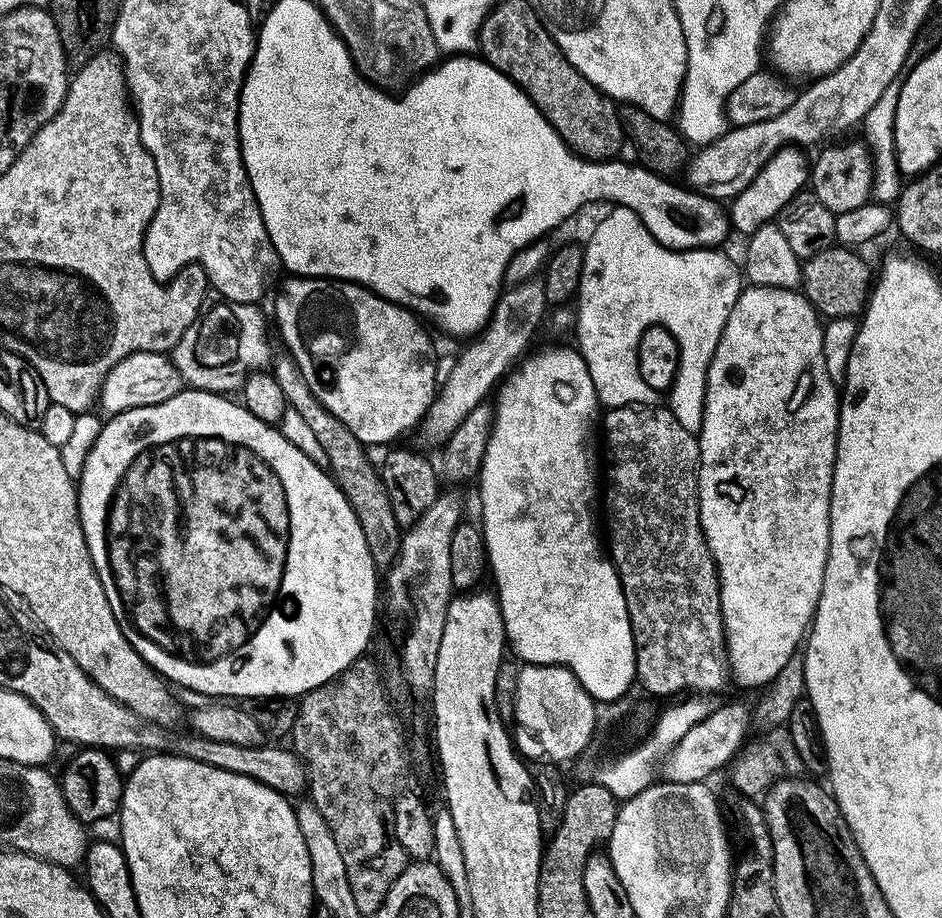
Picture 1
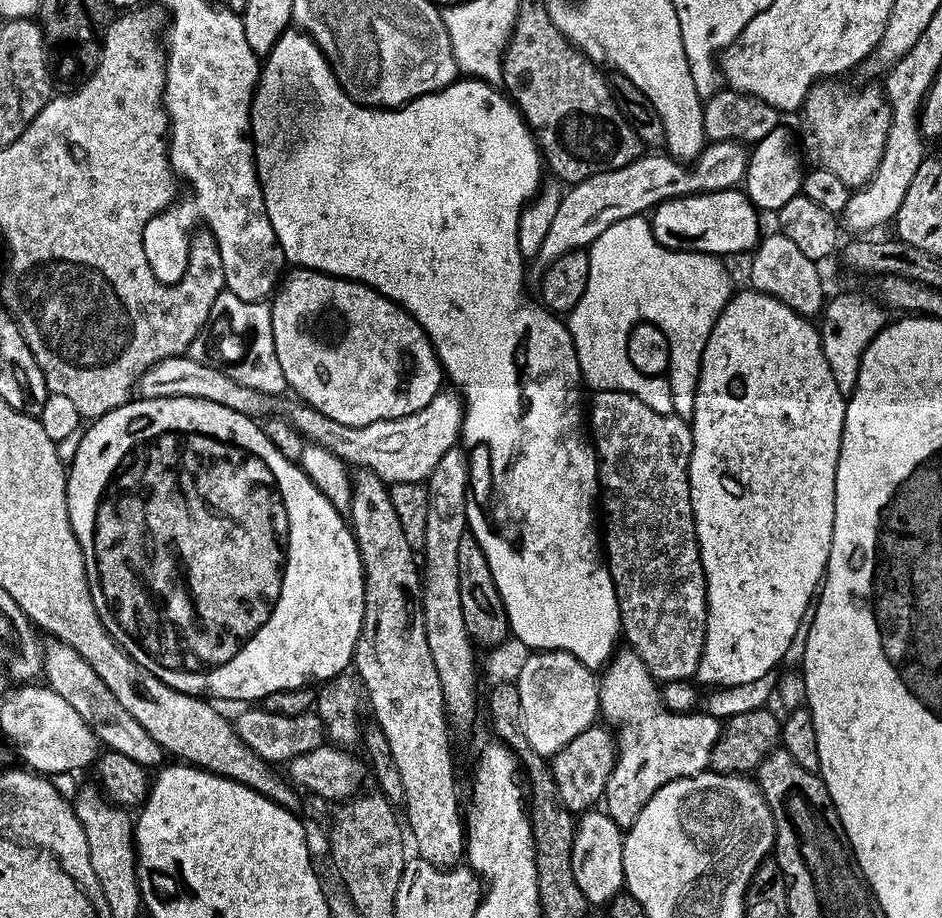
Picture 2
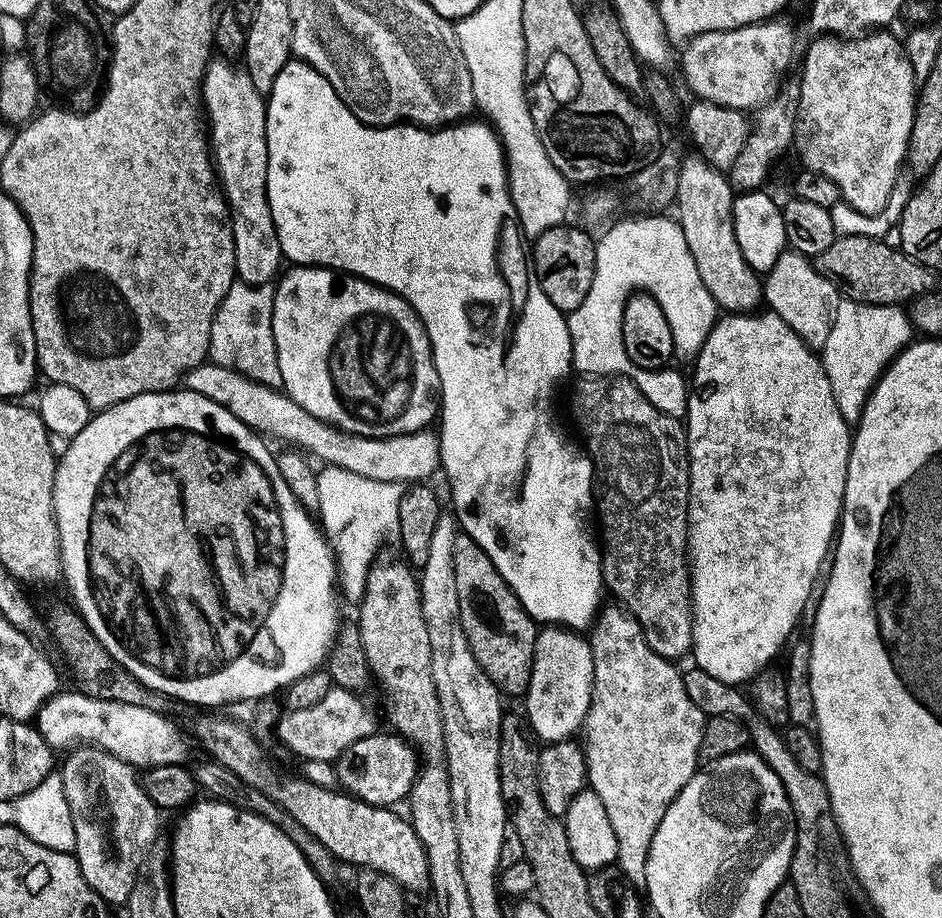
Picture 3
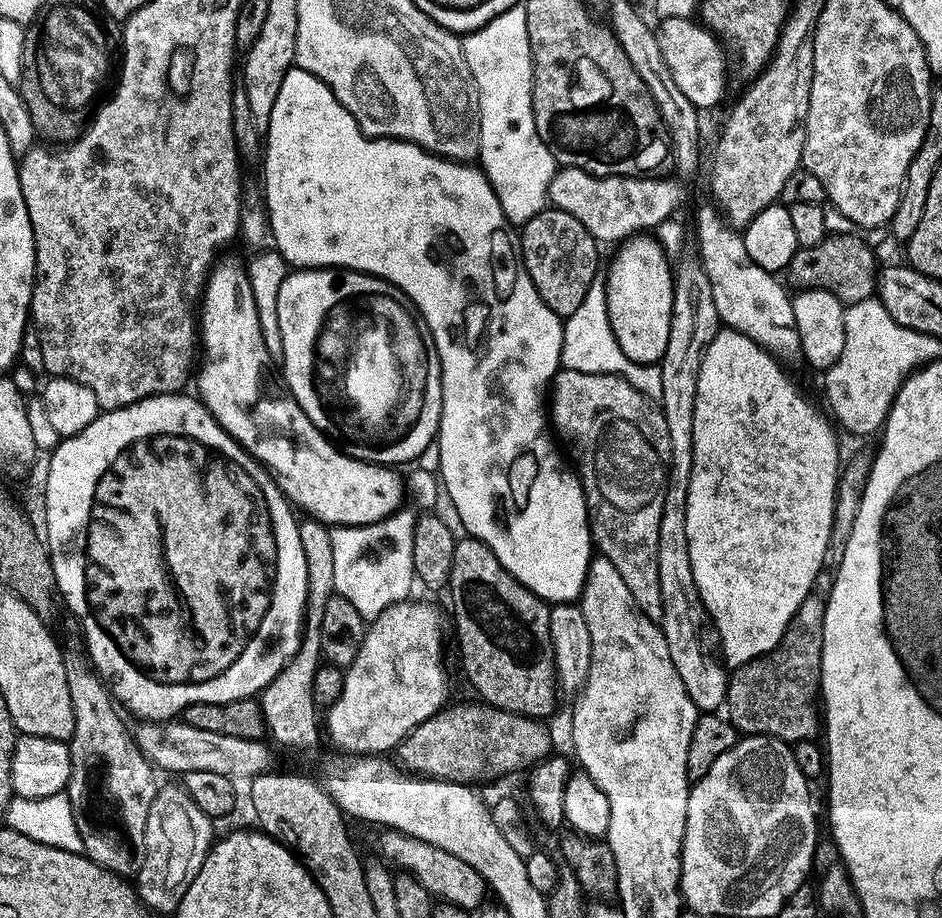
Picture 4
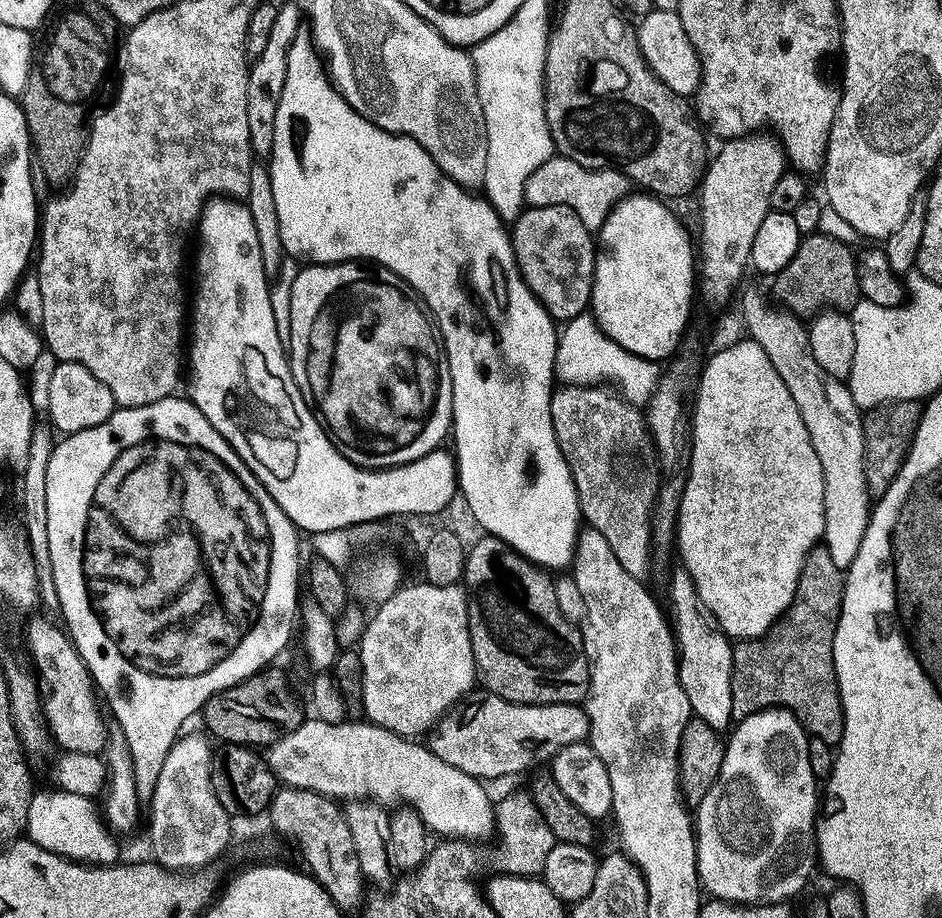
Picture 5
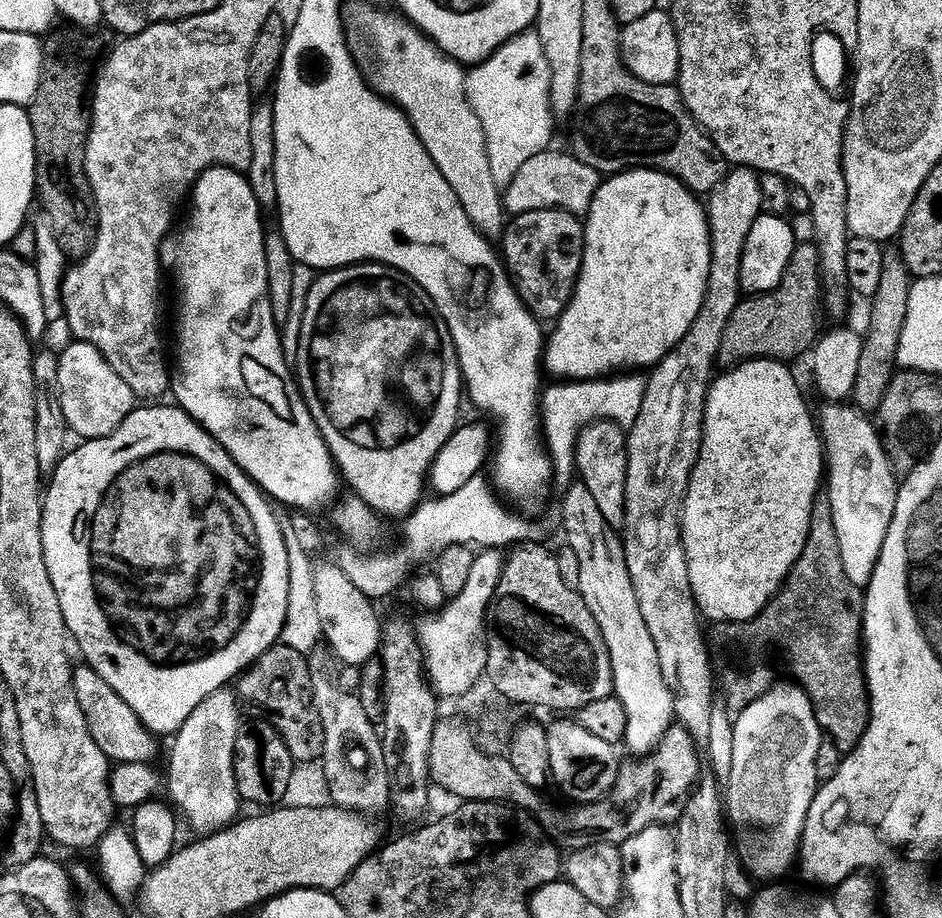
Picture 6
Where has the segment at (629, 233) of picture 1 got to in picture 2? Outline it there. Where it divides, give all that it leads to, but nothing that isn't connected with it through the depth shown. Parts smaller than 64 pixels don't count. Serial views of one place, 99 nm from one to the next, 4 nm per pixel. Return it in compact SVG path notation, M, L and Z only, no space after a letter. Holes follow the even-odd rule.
M631 216L622 222L614 222L610 230L602 230L602 234L587 249L587 254L586 290L582 298L578 298L578 306L572 308L566 320L572 333L572 344L578 354L581 379L595 391L632 393L658 413L675 413L684 420L691 421L698 378L702 370L701 356L706 350L710 330L714 330L714 322L718 322L722 310L734 294L732 280L724 269L725 261L706 253L664 248L656 241L651 223L644 216ZM641 322L662 329L668 345L672 347L672 388L665 375L644 375L630 362L629 335L633 327Z

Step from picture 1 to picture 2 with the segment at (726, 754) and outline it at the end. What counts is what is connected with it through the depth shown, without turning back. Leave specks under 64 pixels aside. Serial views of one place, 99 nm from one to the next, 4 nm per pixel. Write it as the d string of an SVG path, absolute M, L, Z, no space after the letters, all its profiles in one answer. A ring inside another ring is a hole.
M631 650L617 651L603 669L598 683L599 715L609 720L607 723L614 729L614 743L618 749L616 765L606 793L606 811L616 825L622 830L627 830L632 827L632 823L638 818L646 802L650 802L650 798L659 788L683 776L697 776L709 767L710 756L720 737L722 724L719 719L700 710L669 712L664 706L661 685L650 674L640 655Z

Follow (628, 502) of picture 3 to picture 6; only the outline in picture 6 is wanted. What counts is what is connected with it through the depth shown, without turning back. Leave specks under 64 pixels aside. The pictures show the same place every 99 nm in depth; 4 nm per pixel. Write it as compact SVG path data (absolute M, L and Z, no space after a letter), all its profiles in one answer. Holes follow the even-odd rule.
M594 420L576 433L575 475L579 483L590 490L598 510L602 510L602 518L606 518L606 522L614 529L619 529L624 523L625 439L625 429L613 420Z

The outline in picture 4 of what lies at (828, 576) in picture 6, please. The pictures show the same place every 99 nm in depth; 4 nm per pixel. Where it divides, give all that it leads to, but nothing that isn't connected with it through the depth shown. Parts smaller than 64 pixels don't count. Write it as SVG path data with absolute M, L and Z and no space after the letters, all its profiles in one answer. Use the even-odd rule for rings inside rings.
M809 594L804 601L798 606L798 610L794 614L794 618L788 623L788 629L784 631L784 636L780 639L780 644L770 653L770 659L764 658L759 662L753 662L737 667L731 673L730 683L728 686L728 694L726 697L727 715L730 717L731 723L735 725L741 733L744 734L760 734L756 732L768 732L764 734L771 734L773 737L779 738L785 742L804 742L816 732L816 708L818 712L818 689L820 687L820 655L822 654L822 630L824 629L824 605L825 601L820 600L815 596L816 594Z

